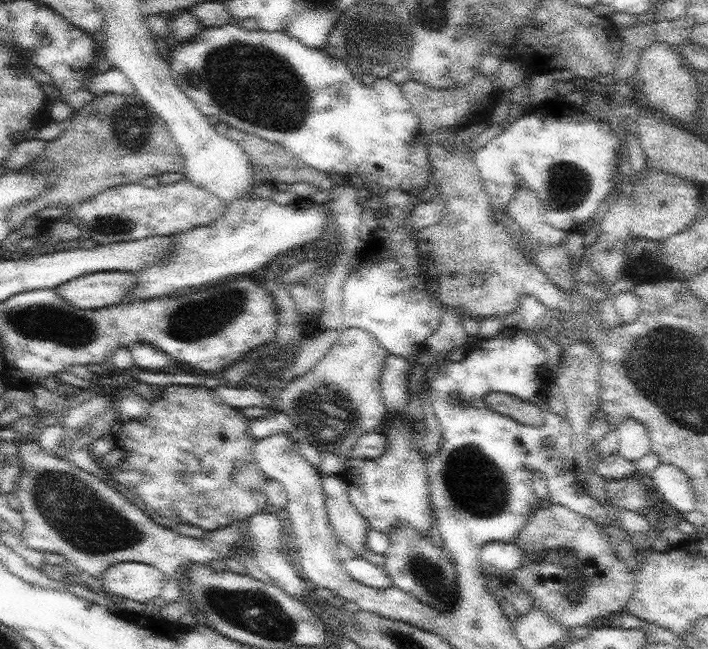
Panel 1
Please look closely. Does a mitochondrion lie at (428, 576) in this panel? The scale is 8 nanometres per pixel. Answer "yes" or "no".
yes

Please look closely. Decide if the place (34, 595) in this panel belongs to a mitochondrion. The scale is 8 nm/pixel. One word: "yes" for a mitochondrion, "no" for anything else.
no

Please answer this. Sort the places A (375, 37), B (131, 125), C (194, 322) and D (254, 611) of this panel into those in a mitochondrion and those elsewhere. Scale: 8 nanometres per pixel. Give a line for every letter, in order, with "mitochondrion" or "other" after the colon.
A: mitochondrion
B: mitochondrion
C: mitochondrion
D: mitochondrion

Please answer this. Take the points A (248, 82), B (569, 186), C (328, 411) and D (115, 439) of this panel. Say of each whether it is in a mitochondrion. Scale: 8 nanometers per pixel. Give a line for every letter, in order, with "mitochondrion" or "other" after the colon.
A: mitochondrion
B: mitochondrion
C: mitochondrion
D: other

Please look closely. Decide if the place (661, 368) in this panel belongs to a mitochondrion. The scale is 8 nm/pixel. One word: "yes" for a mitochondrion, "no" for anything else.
yes

